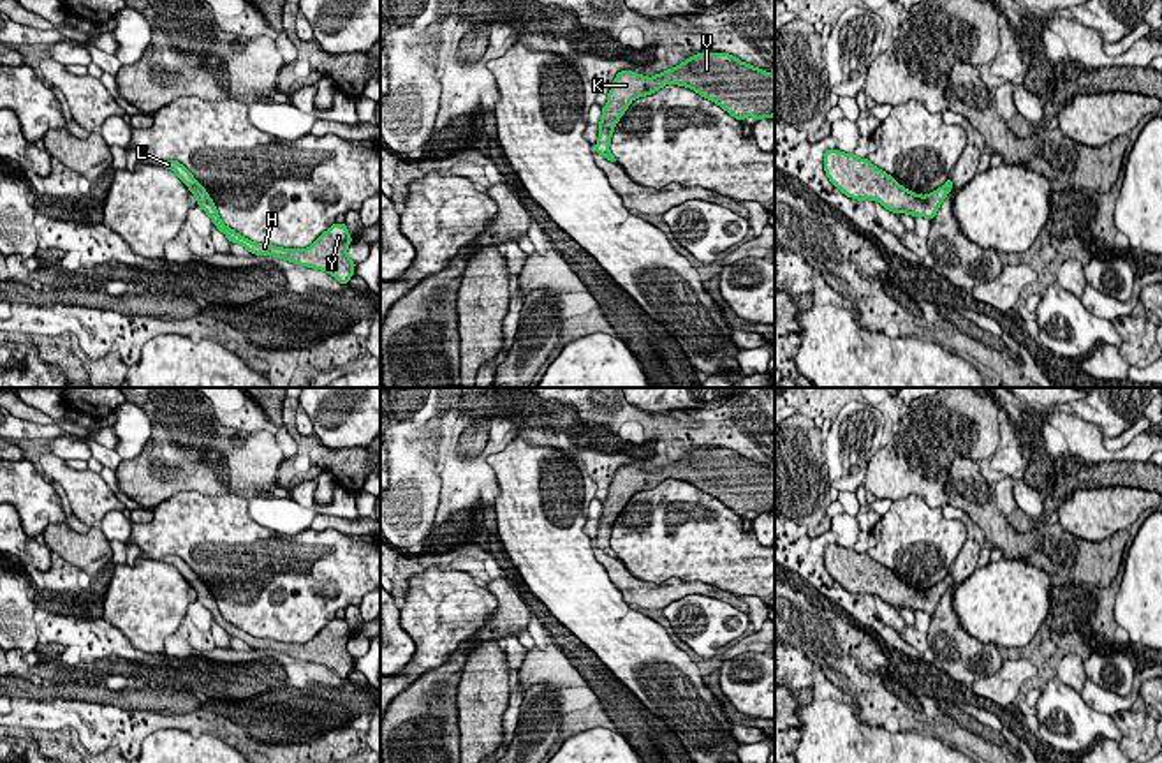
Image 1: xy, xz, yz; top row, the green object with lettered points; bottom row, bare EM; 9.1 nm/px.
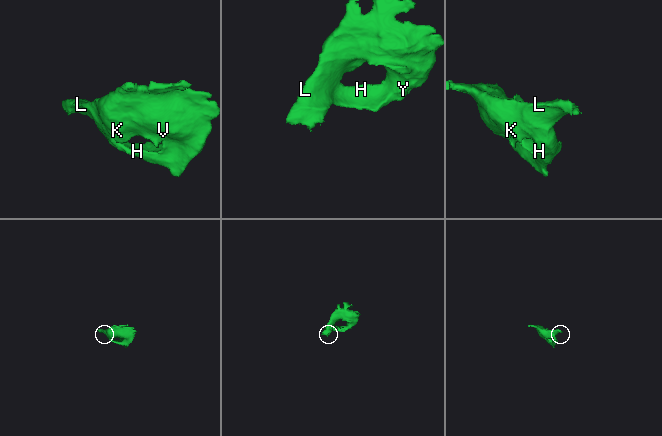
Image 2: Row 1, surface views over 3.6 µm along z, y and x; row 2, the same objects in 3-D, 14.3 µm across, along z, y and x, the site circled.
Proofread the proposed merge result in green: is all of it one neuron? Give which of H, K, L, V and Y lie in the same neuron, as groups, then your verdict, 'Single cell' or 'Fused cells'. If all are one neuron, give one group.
Groups: H K L V Y. Single cell

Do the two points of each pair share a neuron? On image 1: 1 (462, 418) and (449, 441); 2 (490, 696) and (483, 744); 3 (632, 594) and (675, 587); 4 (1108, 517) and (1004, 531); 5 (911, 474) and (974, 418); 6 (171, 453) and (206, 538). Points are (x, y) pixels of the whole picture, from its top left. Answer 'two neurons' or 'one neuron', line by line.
1: one neuron
2: one neuron
3: one neuron
4: two neurons
5: one neuron
6: two neurons

